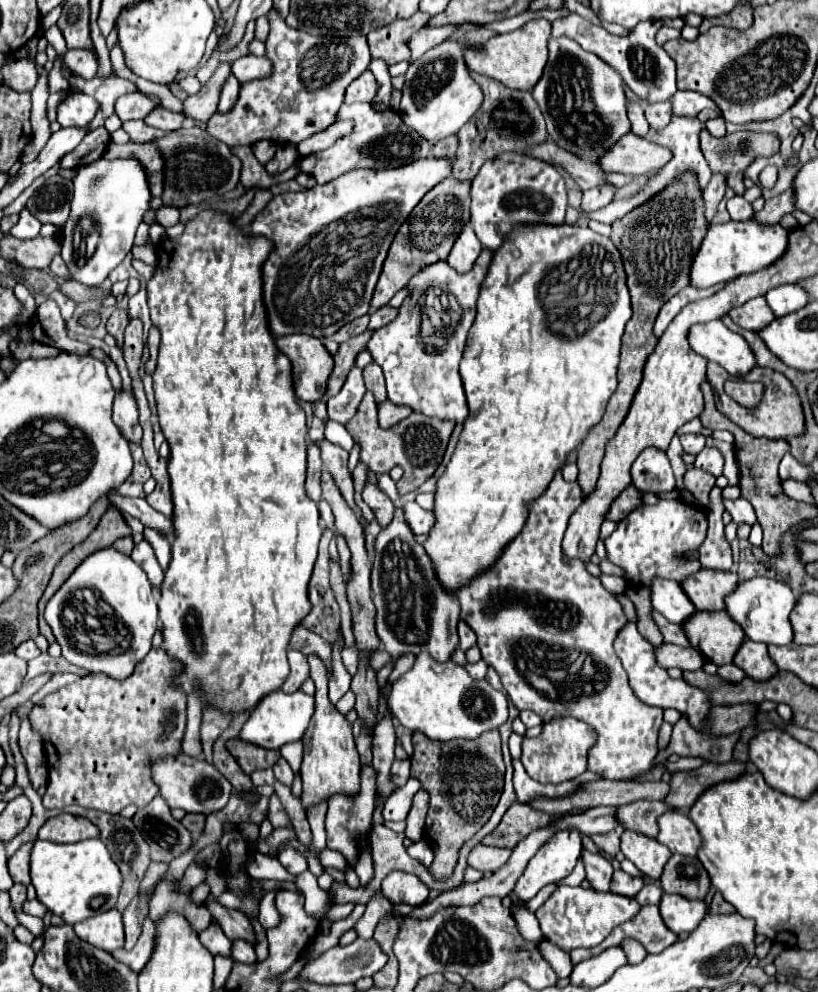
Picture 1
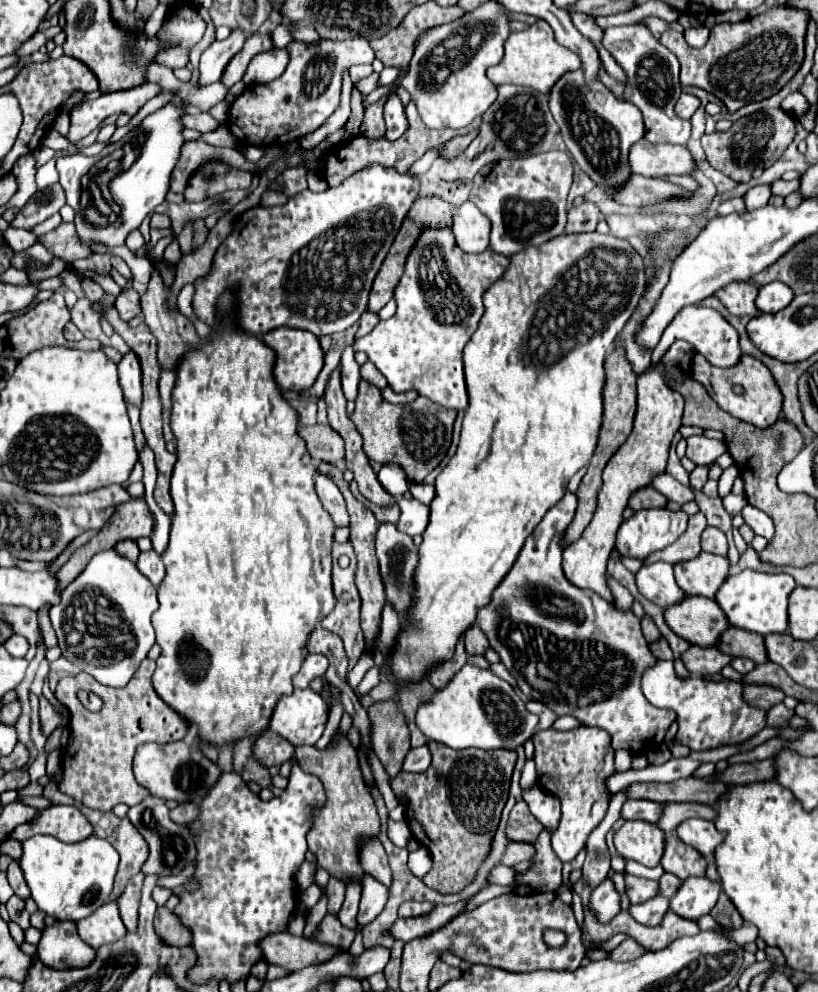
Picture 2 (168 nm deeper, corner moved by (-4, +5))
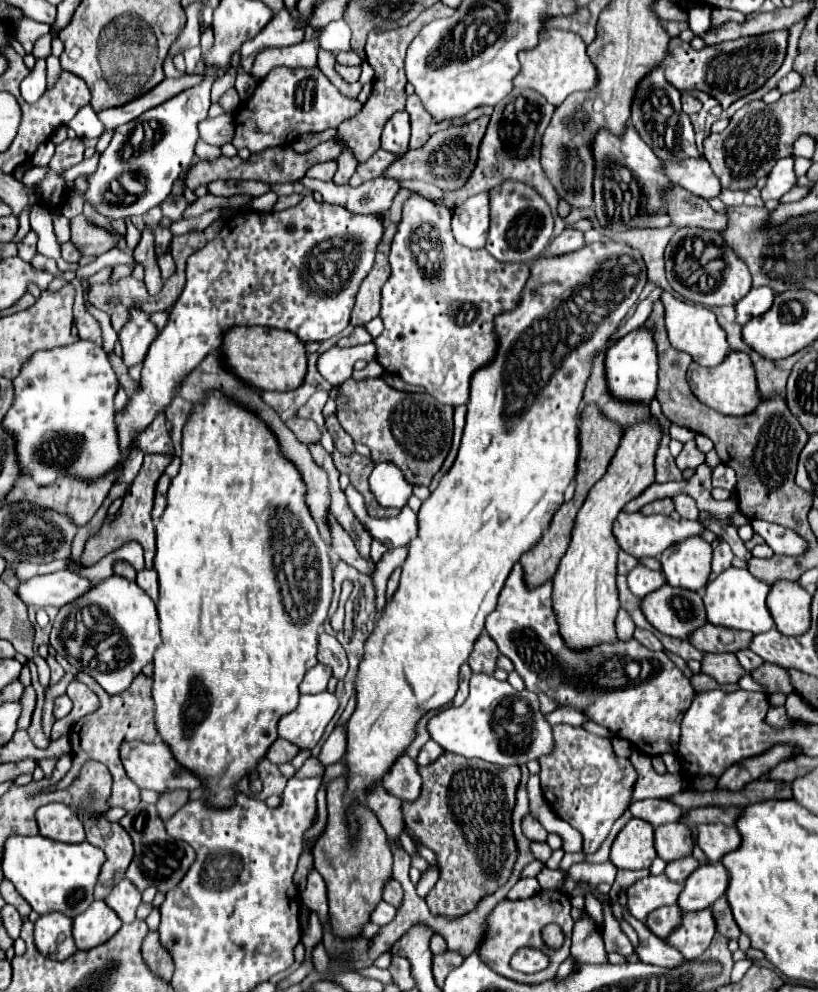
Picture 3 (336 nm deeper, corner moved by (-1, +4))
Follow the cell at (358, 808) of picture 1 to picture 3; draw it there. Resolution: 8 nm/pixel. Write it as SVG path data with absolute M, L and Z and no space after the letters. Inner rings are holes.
M390 878L390 880L384 884L382 898L384 898L388 904L398 906L398 904L400 904L400 898L402 898L402 886L400 886L400 882L396 882L396 880Z

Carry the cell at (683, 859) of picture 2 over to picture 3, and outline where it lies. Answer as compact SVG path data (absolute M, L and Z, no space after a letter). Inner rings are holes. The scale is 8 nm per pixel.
M680 822L664 824L654 830L654 846L658 852L658 858L664 862L682 860L686 856L692 856L694 840L688 826L680 826Z

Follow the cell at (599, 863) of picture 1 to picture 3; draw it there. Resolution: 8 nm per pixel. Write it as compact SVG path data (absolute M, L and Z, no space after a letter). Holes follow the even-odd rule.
M584 910L582 918L574 924L572 934L572 956L576 958L576 964L582 966L582 962L606 962L606 950L602 940L602 926Z

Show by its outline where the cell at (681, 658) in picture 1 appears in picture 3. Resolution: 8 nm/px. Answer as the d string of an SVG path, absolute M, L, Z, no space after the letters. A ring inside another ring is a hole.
M704 654L700 672L712 676L718 684L736 684L746 674L734 654Z

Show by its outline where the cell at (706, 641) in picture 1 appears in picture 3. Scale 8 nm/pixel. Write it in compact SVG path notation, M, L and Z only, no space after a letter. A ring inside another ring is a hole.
M662 586L642 600L644 616L666 636L688 640L694 630L704 626L706 608L702 596L692 590Z

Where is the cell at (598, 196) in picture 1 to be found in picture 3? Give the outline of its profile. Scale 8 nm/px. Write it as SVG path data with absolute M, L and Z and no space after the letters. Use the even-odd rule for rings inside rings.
M564 228L560 236L556 236L552 240L552 244L548 246L548 254L556 256L556 254L566 254L570 250L578 250L580 246L584 246L584 232L582 230L574 230L574 228Z

